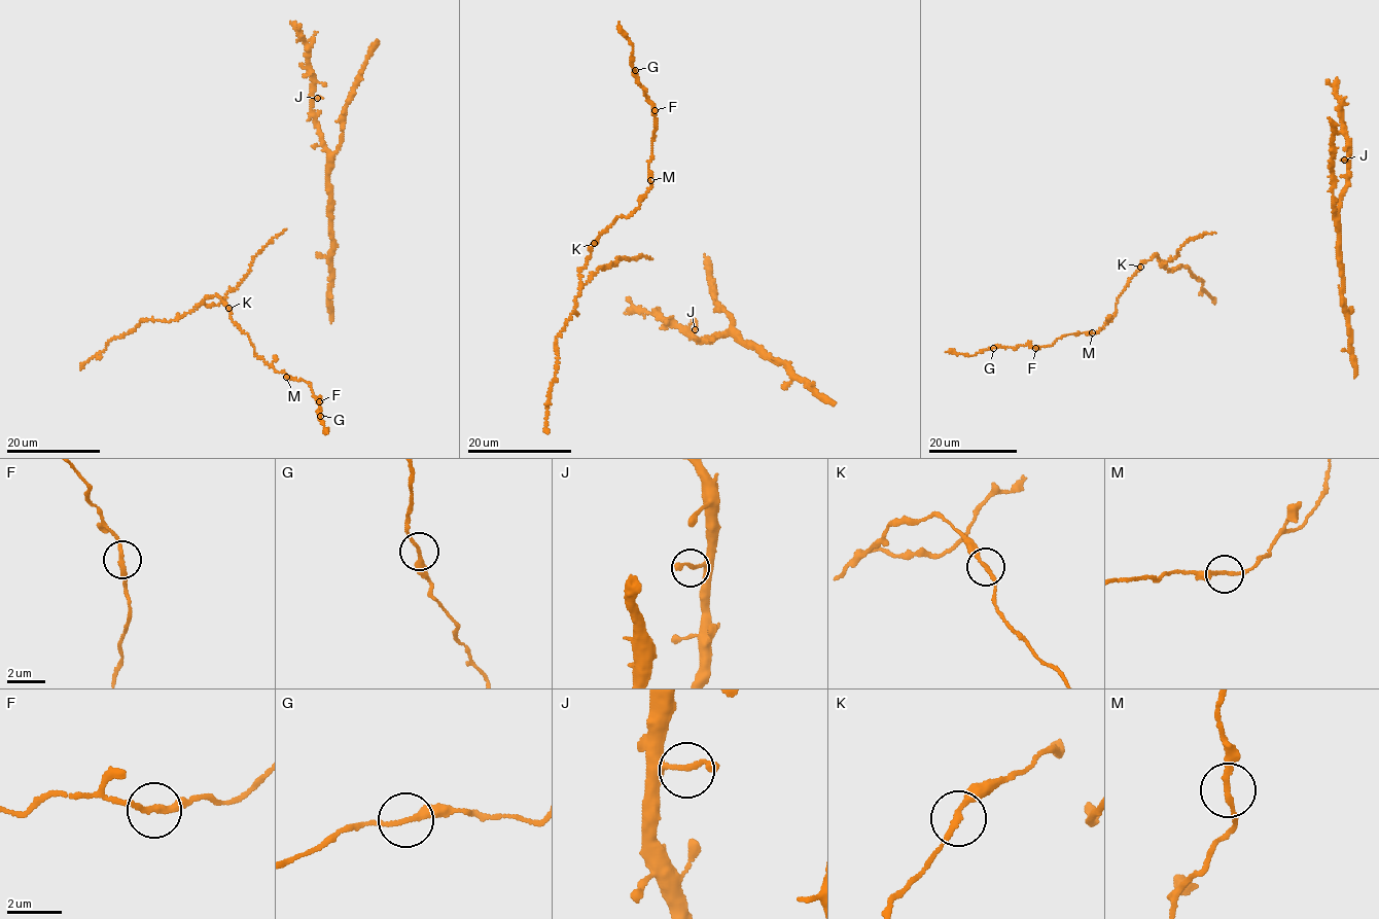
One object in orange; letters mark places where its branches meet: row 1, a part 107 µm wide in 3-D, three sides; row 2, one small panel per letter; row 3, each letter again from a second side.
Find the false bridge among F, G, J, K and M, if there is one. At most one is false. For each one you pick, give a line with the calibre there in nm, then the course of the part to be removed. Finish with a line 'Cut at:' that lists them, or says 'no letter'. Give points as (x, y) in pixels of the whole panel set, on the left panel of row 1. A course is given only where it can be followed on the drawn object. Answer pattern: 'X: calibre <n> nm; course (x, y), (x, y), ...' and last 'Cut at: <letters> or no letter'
Cut at: no letter

